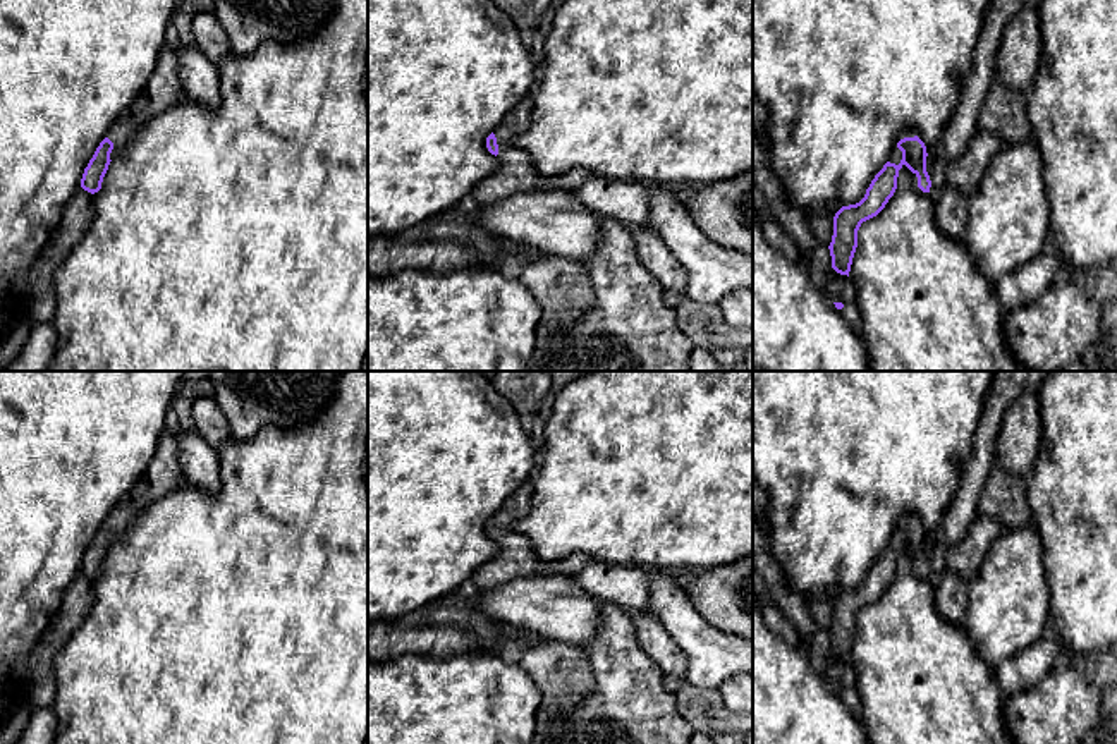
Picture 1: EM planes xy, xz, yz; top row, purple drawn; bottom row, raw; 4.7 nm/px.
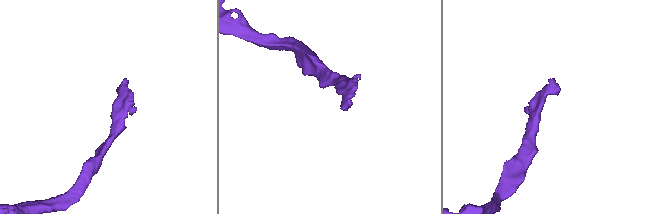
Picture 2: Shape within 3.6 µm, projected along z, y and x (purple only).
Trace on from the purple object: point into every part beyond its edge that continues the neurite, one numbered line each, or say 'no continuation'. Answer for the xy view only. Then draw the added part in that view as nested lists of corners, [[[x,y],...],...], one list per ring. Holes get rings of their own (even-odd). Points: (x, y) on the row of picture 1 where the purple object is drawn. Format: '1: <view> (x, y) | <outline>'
1: xy (164, 90) | [[[170,38],[163,48],[156,67],[139,98],[119,117],[107,137],[113,143],[110,160],[113,160],[143,129],[148,120],[175,105],[182,95],[179,62]]]

